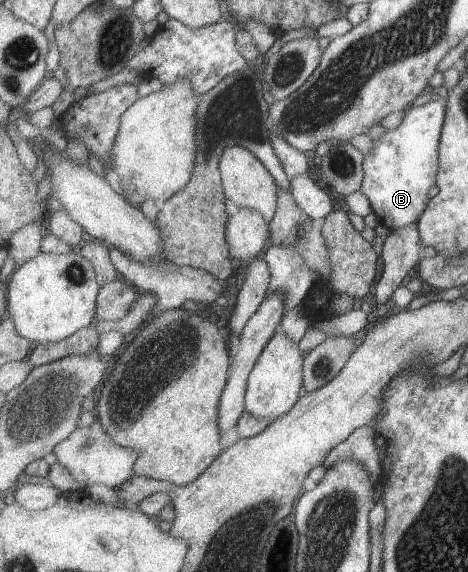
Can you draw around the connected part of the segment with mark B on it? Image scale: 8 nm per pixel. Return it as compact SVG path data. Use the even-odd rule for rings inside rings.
M437 93L425 105L413 106L412 110L404 114L399 127L388 129L380 138L373 140L372 150L364 155L364 180L360 191L369 200L378 221L384 223L391 231L410 226L416 220L419 221L429 207L430 190L434 184L437 184L440 170L439 148L446 113L449 111L446 108L448 106L446 99L445 95Z

